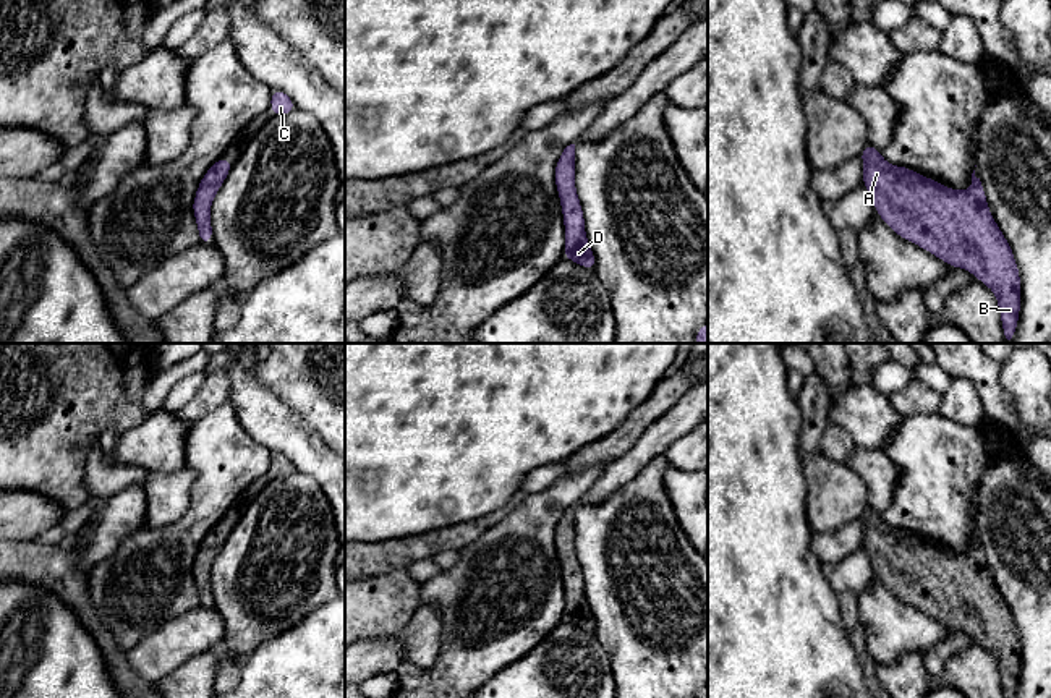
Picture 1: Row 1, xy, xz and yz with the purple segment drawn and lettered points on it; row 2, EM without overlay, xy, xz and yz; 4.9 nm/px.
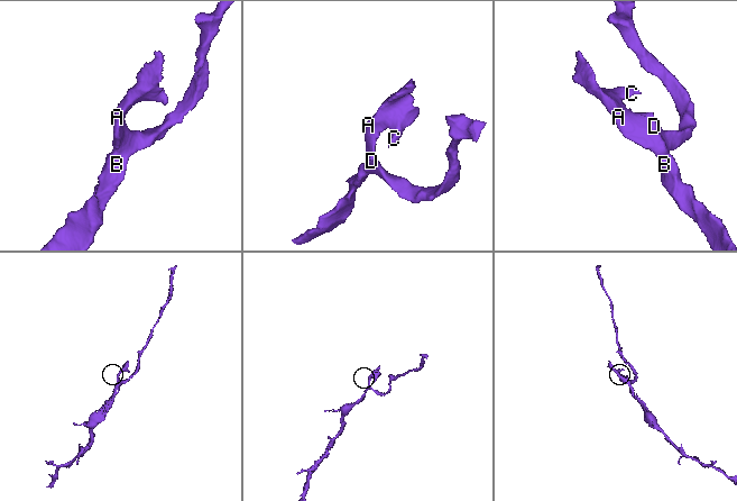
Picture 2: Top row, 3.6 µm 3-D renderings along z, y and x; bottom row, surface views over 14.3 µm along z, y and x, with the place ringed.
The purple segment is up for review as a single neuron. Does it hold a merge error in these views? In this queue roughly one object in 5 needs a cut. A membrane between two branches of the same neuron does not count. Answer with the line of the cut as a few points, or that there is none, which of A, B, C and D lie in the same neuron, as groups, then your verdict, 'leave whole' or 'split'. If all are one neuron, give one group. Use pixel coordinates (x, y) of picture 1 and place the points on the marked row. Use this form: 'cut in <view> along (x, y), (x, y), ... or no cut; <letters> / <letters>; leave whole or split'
no cut; A B C D; leave whole

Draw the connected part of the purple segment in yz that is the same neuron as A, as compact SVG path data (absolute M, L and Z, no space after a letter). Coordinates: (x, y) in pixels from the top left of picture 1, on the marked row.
M866 144L863 186L870 191L878 215L904 240L908 240L952 267L972 272L996 298L1006 343L1012 343L1020 313L1020 274L1011 245L994 222L983 185L972 173L968 191L957 191L926 178L908 167L889 165L881 152Z

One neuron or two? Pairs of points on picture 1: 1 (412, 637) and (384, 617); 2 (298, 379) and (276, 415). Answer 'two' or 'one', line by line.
1: two
2: two

